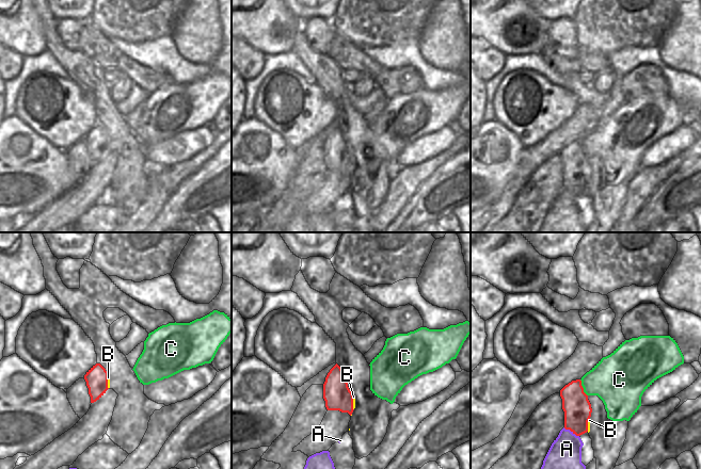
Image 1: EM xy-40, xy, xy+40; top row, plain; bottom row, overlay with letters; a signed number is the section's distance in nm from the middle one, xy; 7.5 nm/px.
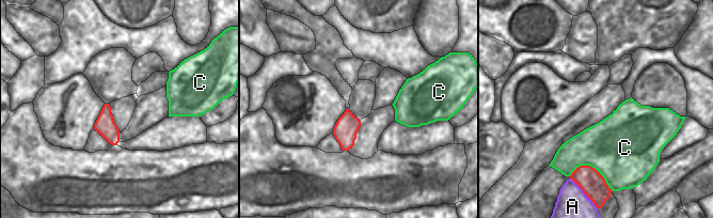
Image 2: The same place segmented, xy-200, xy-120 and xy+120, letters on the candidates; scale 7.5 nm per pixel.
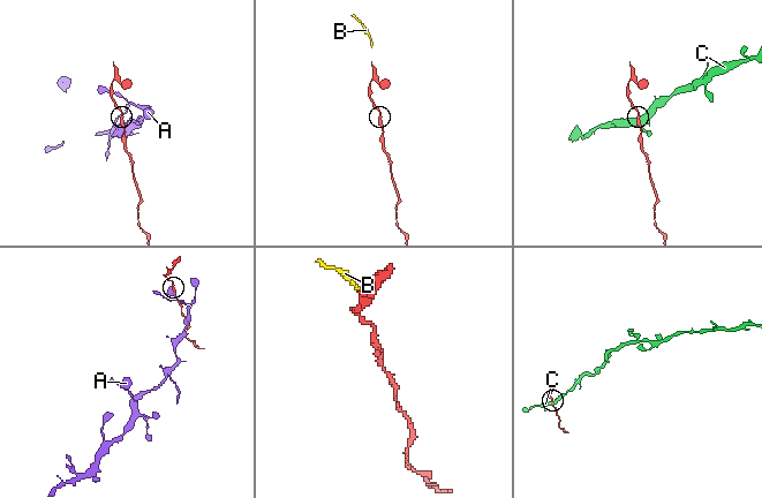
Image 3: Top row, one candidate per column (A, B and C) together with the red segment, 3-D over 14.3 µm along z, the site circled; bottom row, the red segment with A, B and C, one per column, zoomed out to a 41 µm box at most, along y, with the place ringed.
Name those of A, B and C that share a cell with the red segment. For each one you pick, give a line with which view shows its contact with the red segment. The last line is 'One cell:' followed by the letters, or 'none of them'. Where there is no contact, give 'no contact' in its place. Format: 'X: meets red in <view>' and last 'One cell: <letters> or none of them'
B: meets red in xy
One cell: B

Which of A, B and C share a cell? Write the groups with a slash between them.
A / B / C

